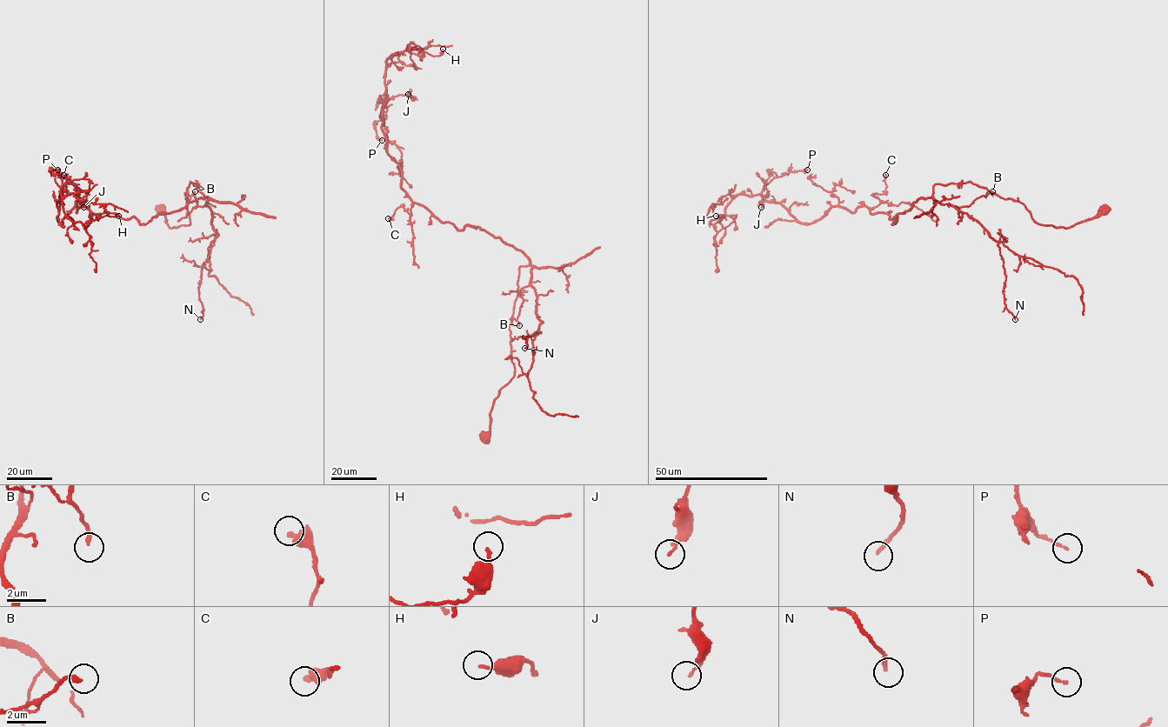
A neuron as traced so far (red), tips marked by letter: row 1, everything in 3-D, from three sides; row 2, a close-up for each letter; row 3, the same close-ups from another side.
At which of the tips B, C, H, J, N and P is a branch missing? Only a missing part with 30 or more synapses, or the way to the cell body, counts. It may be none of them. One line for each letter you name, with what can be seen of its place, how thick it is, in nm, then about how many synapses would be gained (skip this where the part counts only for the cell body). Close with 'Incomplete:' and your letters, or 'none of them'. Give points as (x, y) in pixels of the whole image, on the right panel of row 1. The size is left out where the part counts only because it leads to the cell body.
Incomplete: none of them

